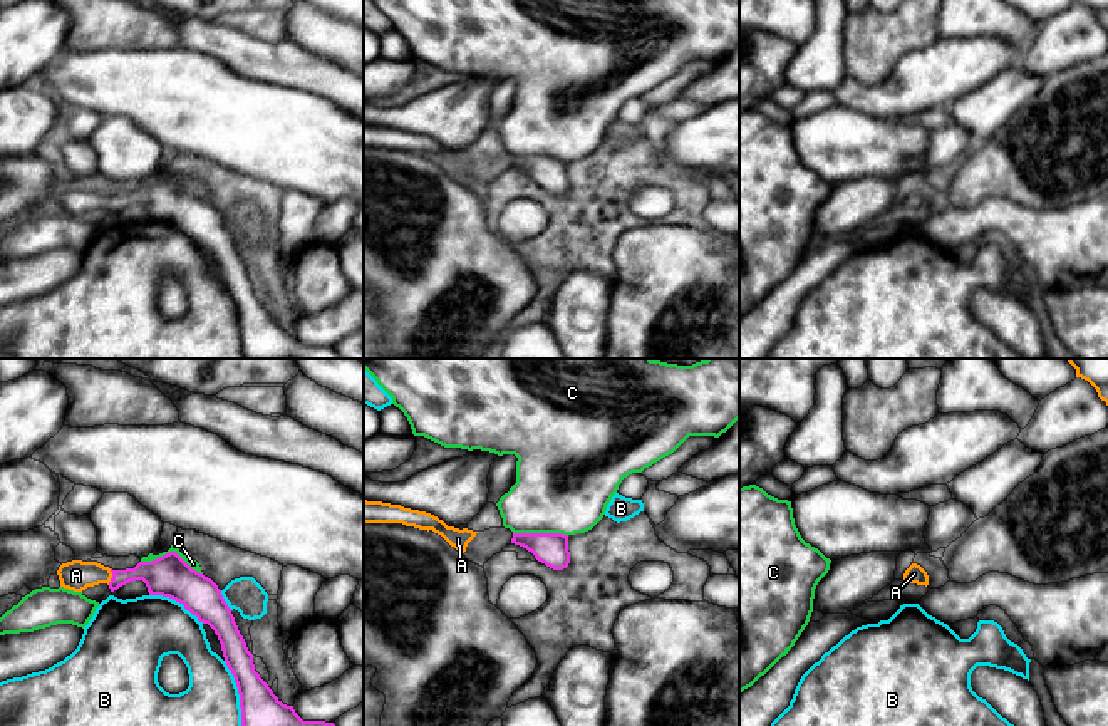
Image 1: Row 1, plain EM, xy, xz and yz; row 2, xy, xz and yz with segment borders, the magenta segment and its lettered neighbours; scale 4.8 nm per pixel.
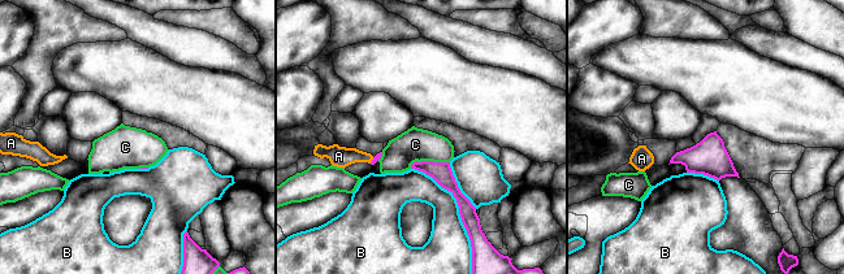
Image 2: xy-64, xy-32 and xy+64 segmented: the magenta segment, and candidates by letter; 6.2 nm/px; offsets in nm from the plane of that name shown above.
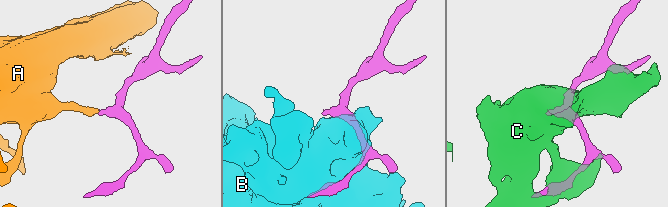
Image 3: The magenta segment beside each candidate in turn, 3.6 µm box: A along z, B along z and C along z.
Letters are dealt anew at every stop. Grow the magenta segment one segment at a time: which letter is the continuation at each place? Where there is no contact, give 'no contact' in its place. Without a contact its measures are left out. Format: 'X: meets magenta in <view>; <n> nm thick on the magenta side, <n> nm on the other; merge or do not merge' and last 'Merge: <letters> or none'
A: meets magenta in xy; 190 nm thick on the magenta side, 150 nm on the other; merge
B: meets magenta in xy; 280 nm thick on the magenta side, 400 nm on the other; do not merge
C: meets magenta in xy; 200 nm thick on the magenta side, 50 nm on the other; do not merge
Merge: A

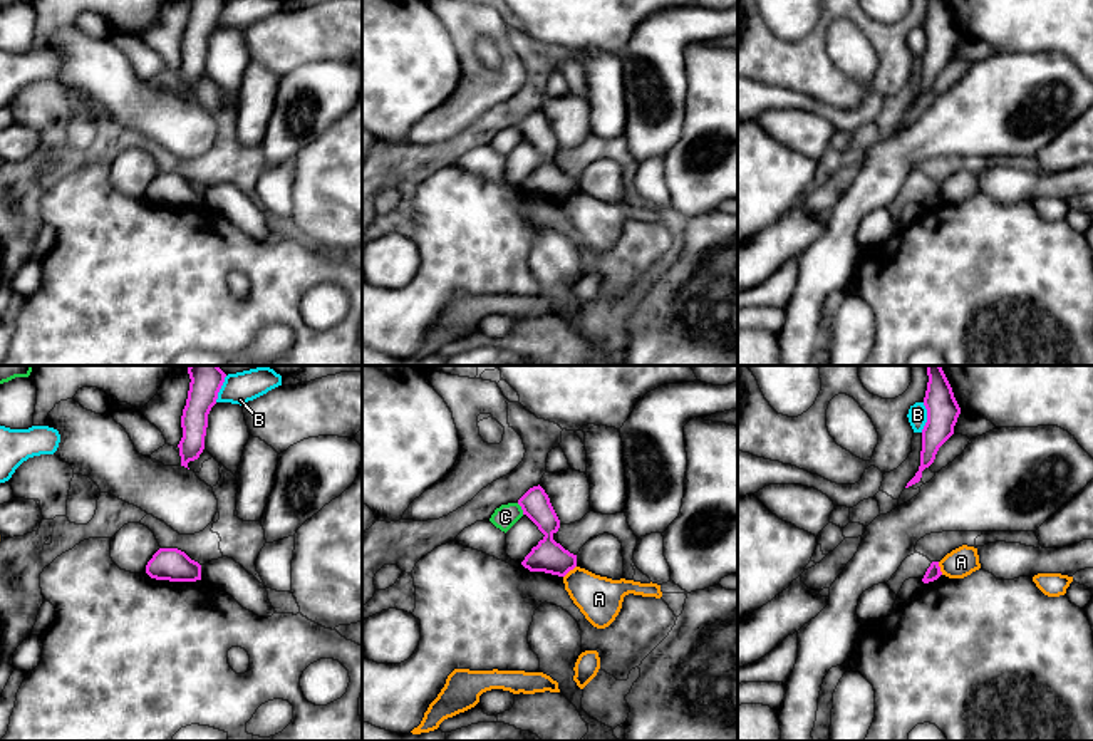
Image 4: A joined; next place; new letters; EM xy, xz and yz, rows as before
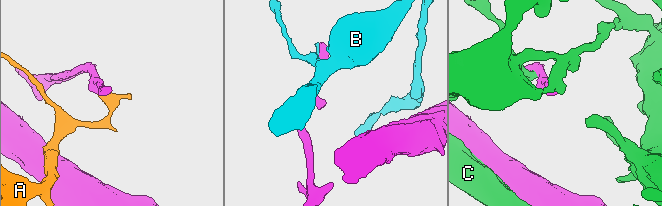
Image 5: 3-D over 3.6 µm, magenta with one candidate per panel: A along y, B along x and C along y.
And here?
A: meets magenta in xz; 160 nm thick on the magenta side, 220 nm on the other; do not merge
B: meets magenta in yz; 160 nm thick on the magenta side, 100 nm on the other; do not merge
C: meets magenta in xz; 140 nm thick on the magenta side, 110 nm on the other; do not merge
Merge: none

